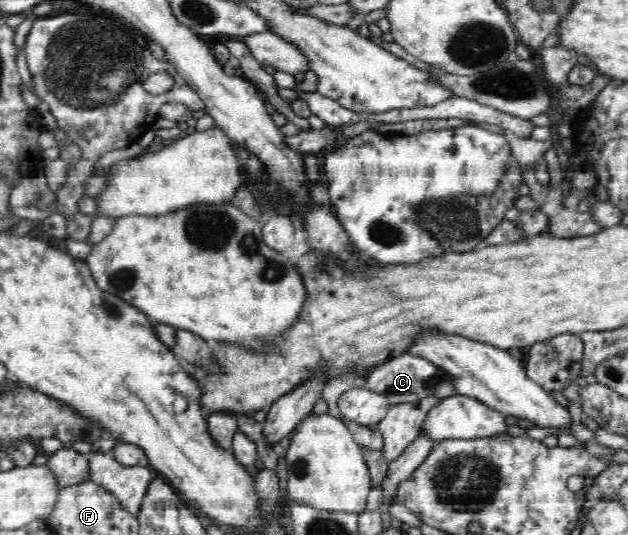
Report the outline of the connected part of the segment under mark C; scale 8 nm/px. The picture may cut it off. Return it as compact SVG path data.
M408 355L397 357L387 364L380 365L368 376L367 381L356 385L368 387L369 391L376 391L389 400L390 405L409 404L427 398L449 398L458 394L458 387L454 375L449 374L444 367L439 367L424 355Z

